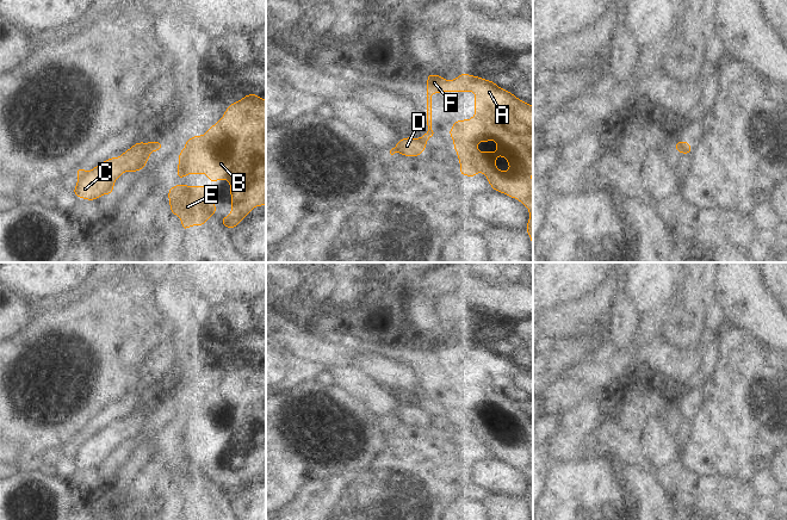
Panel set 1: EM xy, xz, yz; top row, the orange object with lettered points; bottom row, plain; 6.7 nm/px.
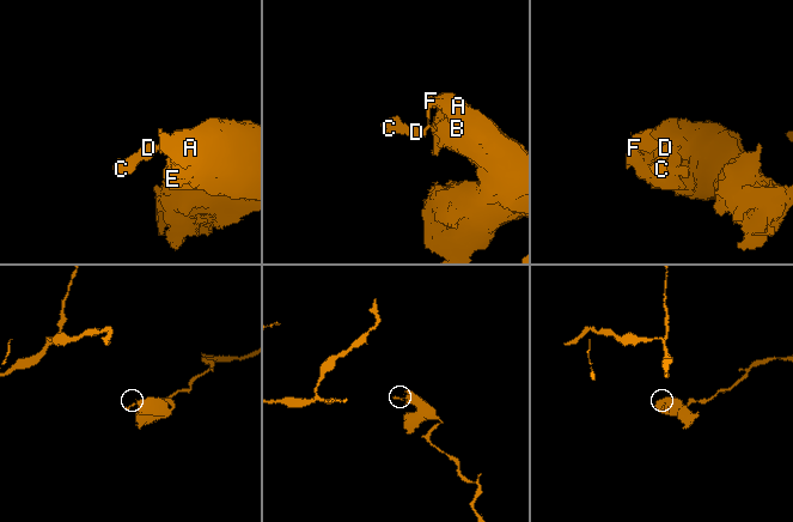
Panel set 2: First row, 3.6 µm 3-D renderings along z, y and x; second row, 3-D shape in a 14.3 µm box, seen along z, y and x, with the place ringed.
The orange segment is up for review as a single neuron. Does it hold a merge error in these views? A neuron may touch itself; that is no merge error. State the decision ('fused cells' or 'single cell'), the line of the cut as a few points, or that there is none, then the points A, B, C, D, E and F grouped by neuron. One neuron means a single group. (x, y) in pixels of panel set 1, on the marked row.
fused cells | xz (421, 137), (426, 141) | A B E F / C D

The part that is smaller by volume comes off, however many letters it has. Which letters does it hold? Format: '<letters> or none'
C, D.

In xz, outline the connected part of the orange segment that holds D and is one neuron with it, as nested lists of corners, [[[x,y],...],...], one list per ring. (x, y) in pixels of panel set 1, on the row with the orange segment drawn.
[[[404,137],[390,150],[390,154],[399,153],[402,156],[417,157],[420,154],[423,155],[427,144],[422,137],[413,138]]]

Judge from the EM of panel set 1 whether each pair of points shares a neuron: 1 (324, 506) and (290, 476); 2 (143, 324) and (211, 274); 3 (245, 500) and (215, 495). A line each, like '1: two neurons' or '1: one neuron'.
1: two neurons
2: two neurons
3: two neurons

